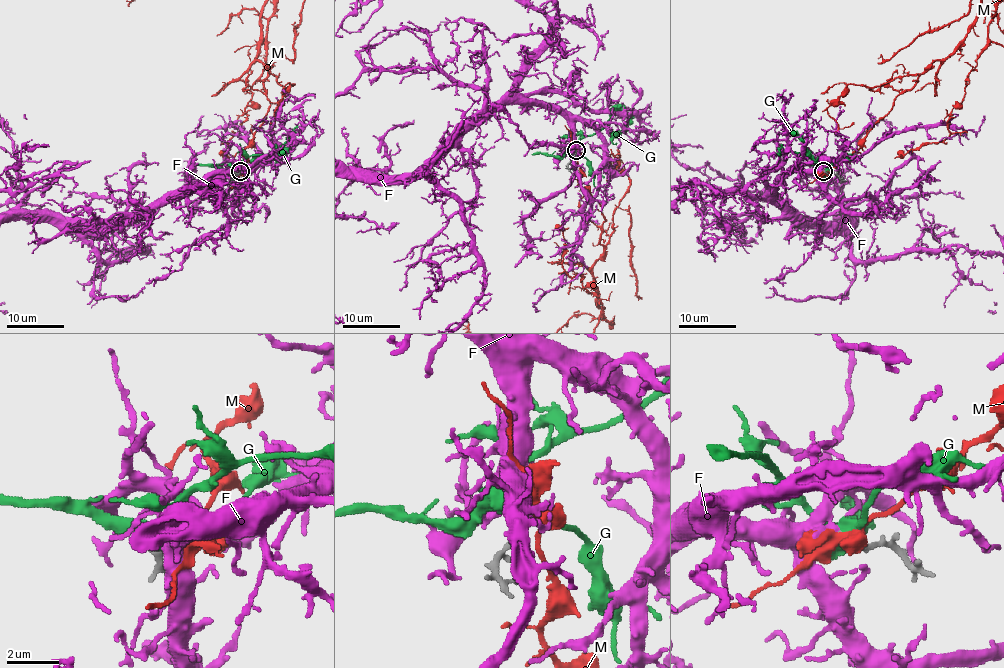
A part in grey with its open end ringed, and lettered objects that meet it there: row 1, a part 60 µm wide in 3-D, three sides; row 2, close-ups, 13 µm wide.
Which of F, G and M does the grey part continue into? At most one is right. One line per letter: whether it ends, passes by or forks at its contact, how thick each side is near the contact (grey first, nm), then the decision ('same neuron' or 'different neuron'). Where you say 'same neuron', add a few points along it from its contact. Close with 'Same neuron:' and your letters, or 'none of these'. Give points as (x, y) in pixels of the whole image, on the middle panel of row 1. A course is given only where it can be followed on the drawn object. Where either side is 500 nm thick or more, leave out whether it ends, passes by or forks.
F: it forks | 260/240 nm | same neuron
G: 320/650 nm | different neuron
M: it forks | 320/480 nm | different neuron
Same neuron: F

